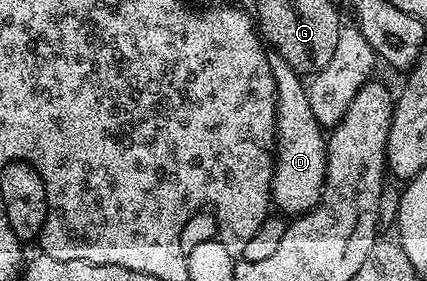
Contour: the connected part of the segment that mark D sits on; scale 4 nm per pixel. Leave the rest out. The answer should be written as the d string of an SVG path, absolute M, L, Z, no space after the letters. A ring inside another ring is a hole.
M269 51L267 62L276 86L276 138L272 175L272 201L289 216L303 215L315 208L323 192L327 139L310 110L307 87L301 75L282 55Z

